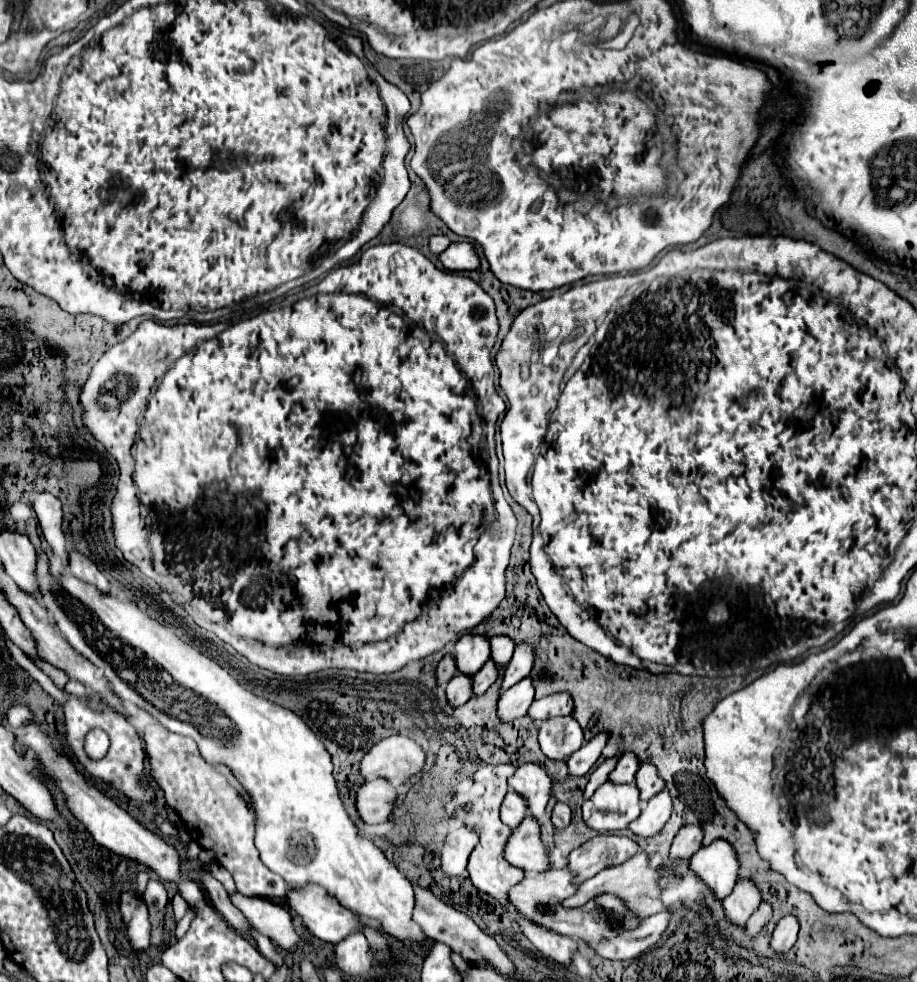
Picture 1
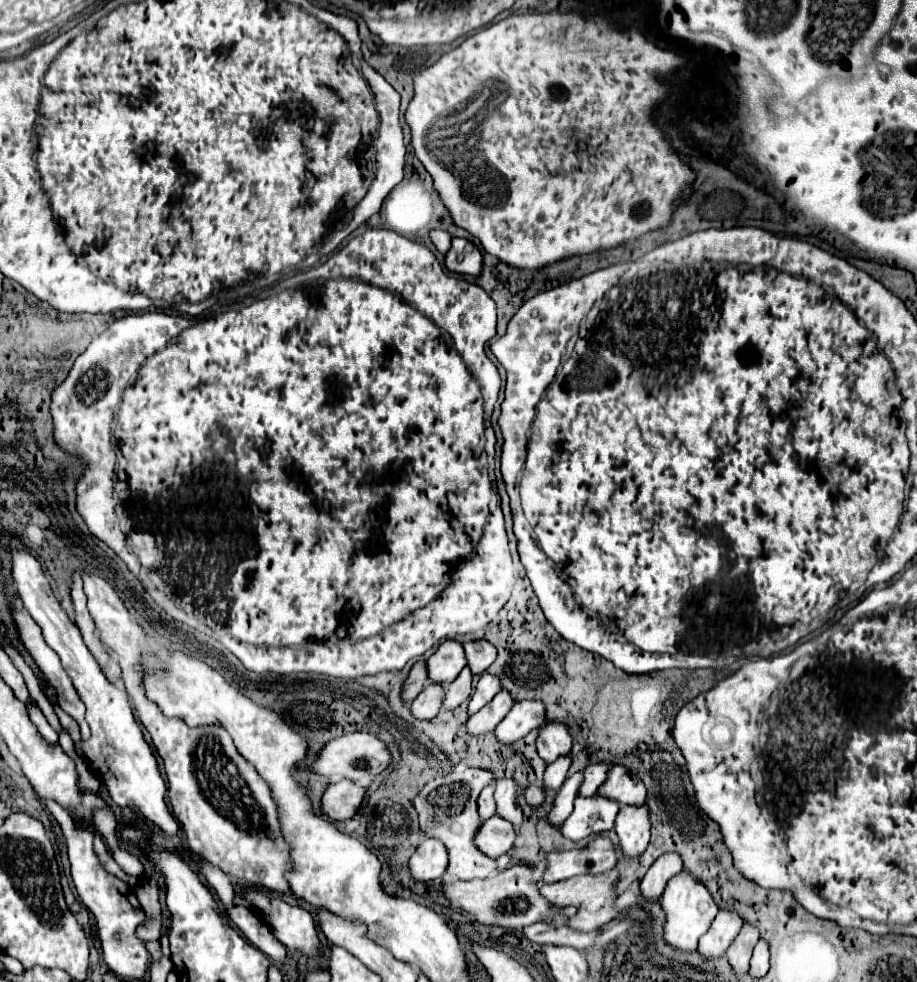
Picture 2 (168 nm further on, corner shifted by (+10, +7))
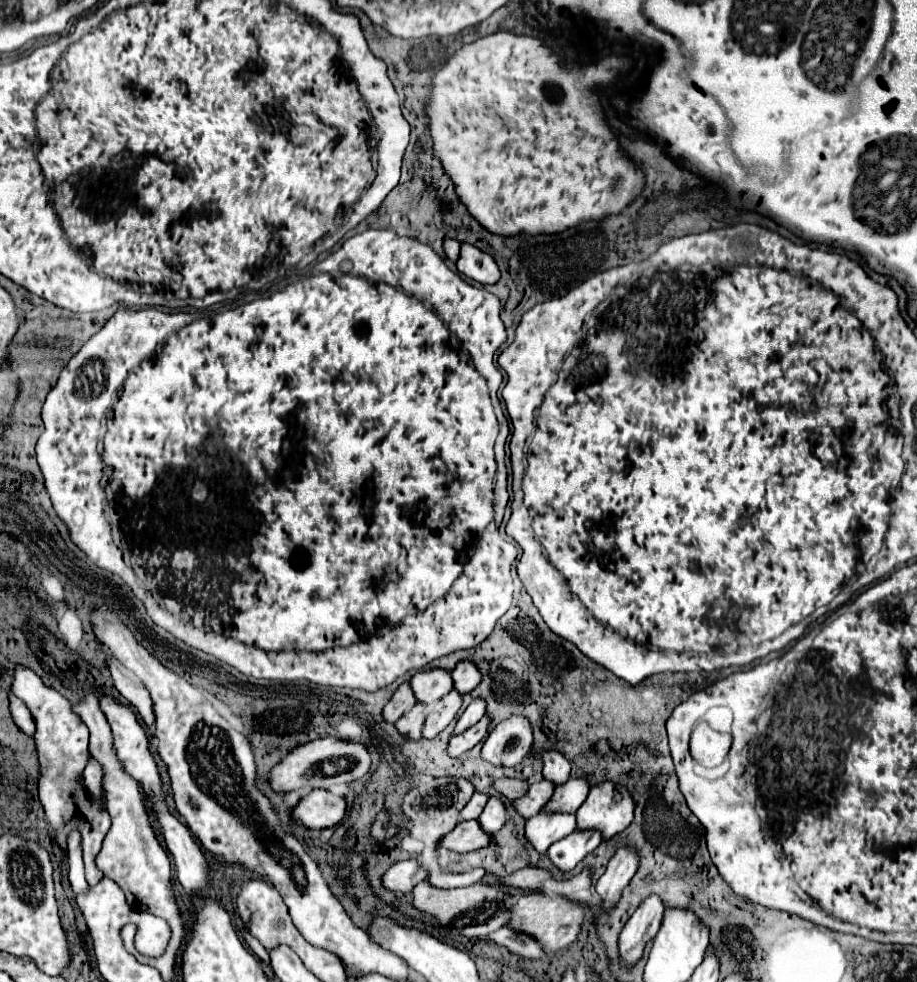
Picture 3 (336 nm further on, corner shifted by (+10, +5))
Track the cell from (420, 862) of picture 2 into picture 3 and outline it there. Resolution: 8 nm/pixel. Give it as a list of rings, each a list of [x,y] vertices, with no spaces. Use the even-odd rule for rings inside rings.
[[[407,859],[391,865],[383,875],[381,875],[381,887],[387,891],[395,893],[409,893],[413,885],[425,879],[425,871],[419,871],[417,861]]]

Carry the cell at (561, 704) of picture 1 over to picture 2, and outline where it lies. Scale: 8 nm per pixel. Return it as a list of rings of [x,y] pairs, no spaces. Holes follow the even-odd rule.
[[[519,701],[497,725],[495,735],[503,743],[513,743],[545,723],[545,705],[541,701]]]

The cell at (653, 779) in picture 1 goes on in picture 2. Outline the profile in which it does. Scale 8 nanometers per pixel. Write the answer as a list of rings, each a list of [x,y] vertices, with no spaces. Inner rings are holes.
[[[615,765],[609,771],[605,785],[599,789],[599,795],[615,799],[621,805],[643,805],[647,789],[641,779],[633,777],[629,769],[625,769],[623,765]]]

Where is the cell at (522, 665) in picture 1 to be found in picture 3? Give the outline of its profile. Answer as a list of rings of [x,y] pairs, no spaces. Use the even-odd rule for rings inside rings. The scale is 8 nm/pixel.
[[[475,699],[475,701],[463,711],[463,715],[459,717],[459,721],[457,721],[455,729],[453,729],[453,735],[459,735],[459,733],[467,731],[467,729],[473,727],[483,715],[485,715],[485,701],[483,701],[483,699]]]

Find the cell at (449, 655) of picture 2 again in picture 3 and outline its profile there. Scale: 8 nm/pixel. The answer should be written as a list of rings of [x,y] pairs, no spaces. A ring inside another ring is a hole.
[[[433,669],[433,671],[423,671],[415,673],[409,681],[413,695],[419,703],[431,705],[445,697],[453,689],[453,679],[449,679],[449,673],[443,669]]]

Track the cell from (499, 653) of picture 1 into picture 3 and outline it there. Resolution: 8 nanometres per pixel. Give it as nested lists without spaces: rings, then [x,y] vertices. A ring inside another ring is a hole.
[[[461,661],[451,671],[451,679],[453,679],[453,689],[457,689],[459,695],[467,695],[477,687],[477,683],[481,681],[481,675],[479,675],[477,667],[473,667],[473,663]]]

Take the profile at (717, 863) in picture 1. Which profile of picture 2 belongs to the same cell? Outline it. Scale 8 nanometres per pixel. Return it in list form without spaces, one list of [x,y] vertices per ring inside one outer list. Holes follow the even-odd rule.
[[[687,869],[679,871],[675,877],[669,879],[669,883],[665,887],[665,893],[661,897],[661,905],[663,905],[665,913],[667,913],[667,923],[665,923],[663,937],[665,937],[665,941],[669,945],[679,947],[683,951],[697,949],[699,937],[709,929],[713,917],[719,911],[713,895],[709,891],[709,887],[701,879],[697,879],[691,871],[687,871]]]

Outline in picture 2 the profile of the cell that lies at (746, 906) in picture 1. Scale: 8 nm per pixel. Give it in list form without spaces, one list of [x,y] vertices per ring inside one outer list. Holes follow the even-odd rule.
[[[719,909],[709,931],[699,941],[699,947],[697,947],[699,953],[711,959],[721,957],[731,945],[733,937],[739,933],[741,925],[743,925],[743,919],[739,913],[733,913],[729,909]]]

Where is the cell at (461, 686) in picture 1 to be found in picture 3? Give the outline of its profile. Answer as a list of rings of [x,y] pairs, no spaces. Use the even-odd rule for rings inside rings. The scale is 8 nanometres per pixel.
[[[417,703],[395,723],[395,727],[407,739],[421,739],[423,723],[425,723],[425,707],[421,707],[421,703]]]

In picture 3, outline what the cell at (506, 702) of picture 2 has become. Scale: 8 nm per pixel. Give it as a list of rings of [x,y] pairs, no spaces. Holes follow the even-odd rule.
[[[485,715],[479,723],[475,723],[473,727],[469,727],[465,733],[451,737],[451,741],[449,741],[449,745],[447,745],[447,753],[449,753],[451,757],[459,757],[461,753],[465,753],[465,751],[469,751],[471,747],[475,747],[475,745],[485,737],[487,725],[489,725],[489,717]]]

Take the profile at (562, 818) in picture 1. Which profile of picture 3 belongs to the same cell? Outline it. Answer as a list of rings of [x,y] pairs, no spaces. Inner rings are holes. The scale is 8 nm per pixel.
[[[503,777],[503,779],[497,779],[493,783],[493,789],[497,793],[501,793],[503,797],[507,797],[509,801],[513,801],[513,799],[519,799],[521,795],[525,795],[525,789],[529,789],[529,785],[525,781],[519,781],[519,779]]]

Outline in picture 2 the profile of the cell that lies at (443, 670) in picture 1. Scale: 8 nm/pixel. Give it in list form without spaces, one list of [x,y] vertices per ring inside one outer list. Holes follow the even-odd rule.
[[[417,661],[405,681],[405,687],[403,687],[403,701],[405,703],[411,703],[425,687],[425,683],[429,681],[429,671],[427,671],[427,665],[425,661]]]

